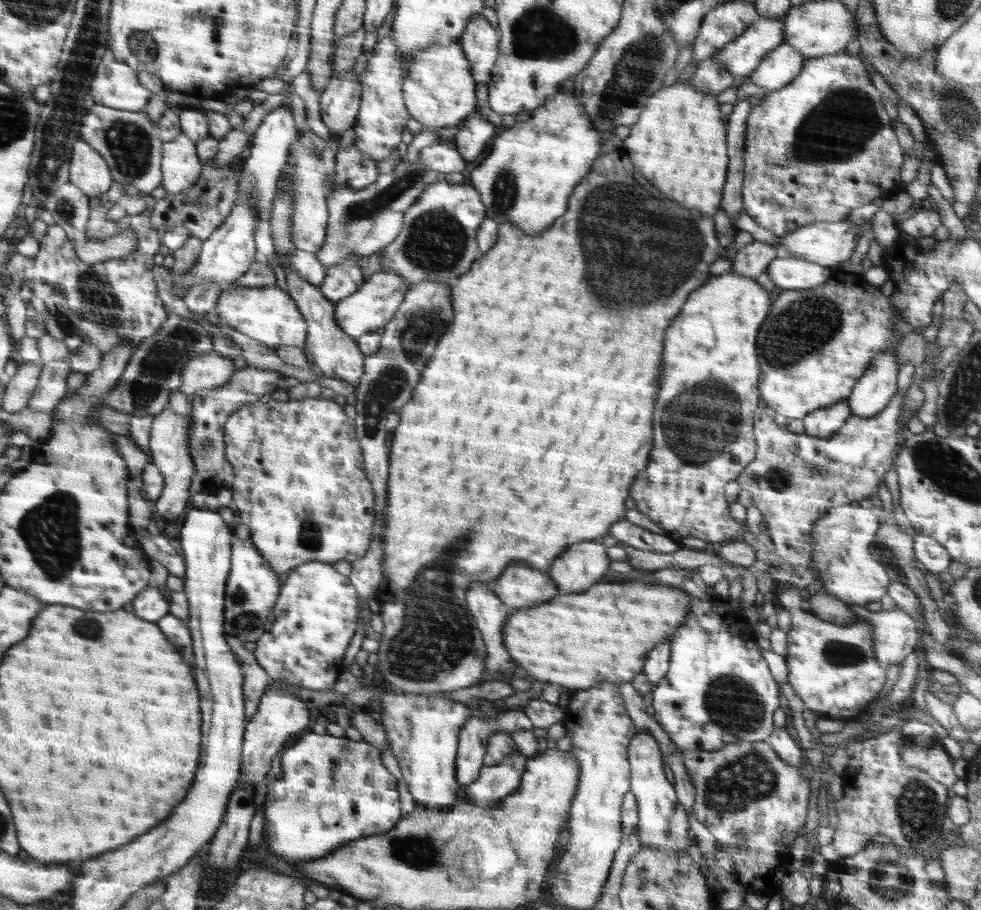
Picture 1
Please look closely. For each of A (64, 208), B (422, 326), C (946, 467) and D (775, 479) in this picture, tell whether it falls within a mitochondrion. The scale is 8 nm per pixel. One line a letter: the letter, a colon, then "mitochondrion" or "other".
A: mitochondrion
B: mitochondrion
C: mitochondrion
D: mitochondrion

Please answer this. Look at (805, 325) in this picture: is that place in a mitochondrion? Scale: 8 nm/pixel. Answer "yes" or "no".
yes

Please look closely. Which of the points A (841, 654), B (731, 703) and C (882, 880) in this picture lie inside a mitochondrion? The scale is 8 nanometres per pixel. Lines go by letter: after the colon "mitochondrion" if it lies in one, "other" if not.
A: mitochondrion
B: mitochondrion
C: mitochondrion

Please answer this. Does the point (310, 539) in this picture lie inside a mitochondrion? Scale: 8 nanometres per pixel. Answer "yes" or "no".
yes

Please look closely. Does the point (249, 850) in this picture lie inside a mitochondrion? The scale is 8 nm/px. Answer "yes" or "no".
no

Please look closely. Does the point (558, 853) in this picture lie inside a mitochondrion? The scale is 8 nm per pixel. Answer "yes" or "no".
no

